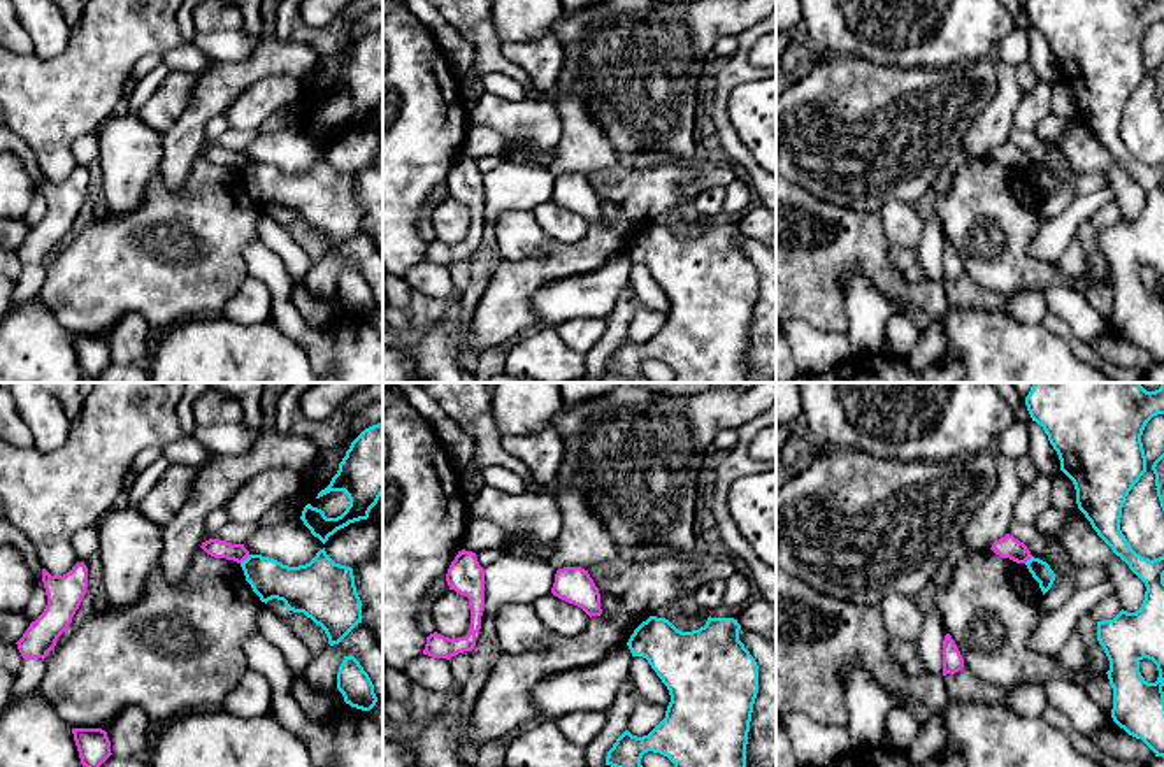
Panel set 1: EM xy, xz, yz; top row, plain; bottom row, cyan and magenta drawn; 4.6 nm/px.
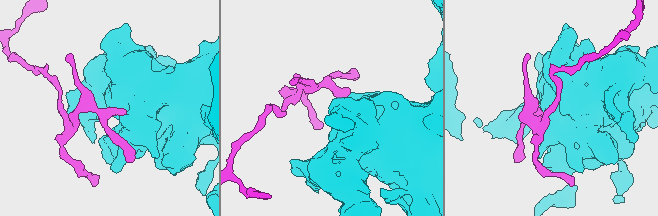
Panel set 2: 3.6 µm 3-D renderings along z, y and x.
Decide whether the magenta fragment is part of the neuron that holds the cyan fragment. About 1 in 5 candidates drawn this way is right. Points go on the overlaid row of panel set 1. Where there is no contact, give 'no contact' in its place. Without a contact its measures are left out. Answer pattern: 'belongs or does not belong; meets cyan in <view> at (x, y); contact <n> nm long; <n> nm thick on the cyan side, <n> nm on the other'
does not belong; meets cyan in xy at (244, 560); contact 60 nm long; 180 nm thick on the cyan side, 90 nm on the other

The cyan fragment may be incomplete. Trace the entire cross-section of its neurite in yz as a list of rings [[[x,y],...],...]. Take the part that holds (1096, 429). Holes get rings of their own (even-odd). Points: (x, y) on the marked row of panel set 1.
[[[1032,383],[1025,405],[1057,451],[1060,470],[1073,481],[1078,509],[1146,586],[1136,613],[1122,609],[1113,620],[1097,621],[1097,641],[1110,660],[1106,674],[1113,688],[1113,721],[1164,758],[1164,555],[1155,560],[1141,556],[1120,530],[1125,497],[1146,472],[1143,430],[1153,416],[1164,414],[1164,383],[1155,391],[1139,383]],[[1143,658],[1157,665],[1155,683],[1141,676]]]

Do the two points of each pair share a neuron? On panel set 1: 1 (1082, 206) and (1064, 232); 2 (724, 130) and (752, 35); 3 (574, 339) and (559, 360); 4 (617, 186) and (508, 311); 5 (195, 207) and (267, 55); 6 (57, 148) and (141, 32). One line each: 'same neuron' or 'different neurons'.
1: same neuron
2: same neuron
3: different neurons
4: same neuron
5: different neurons
6: same neuron

